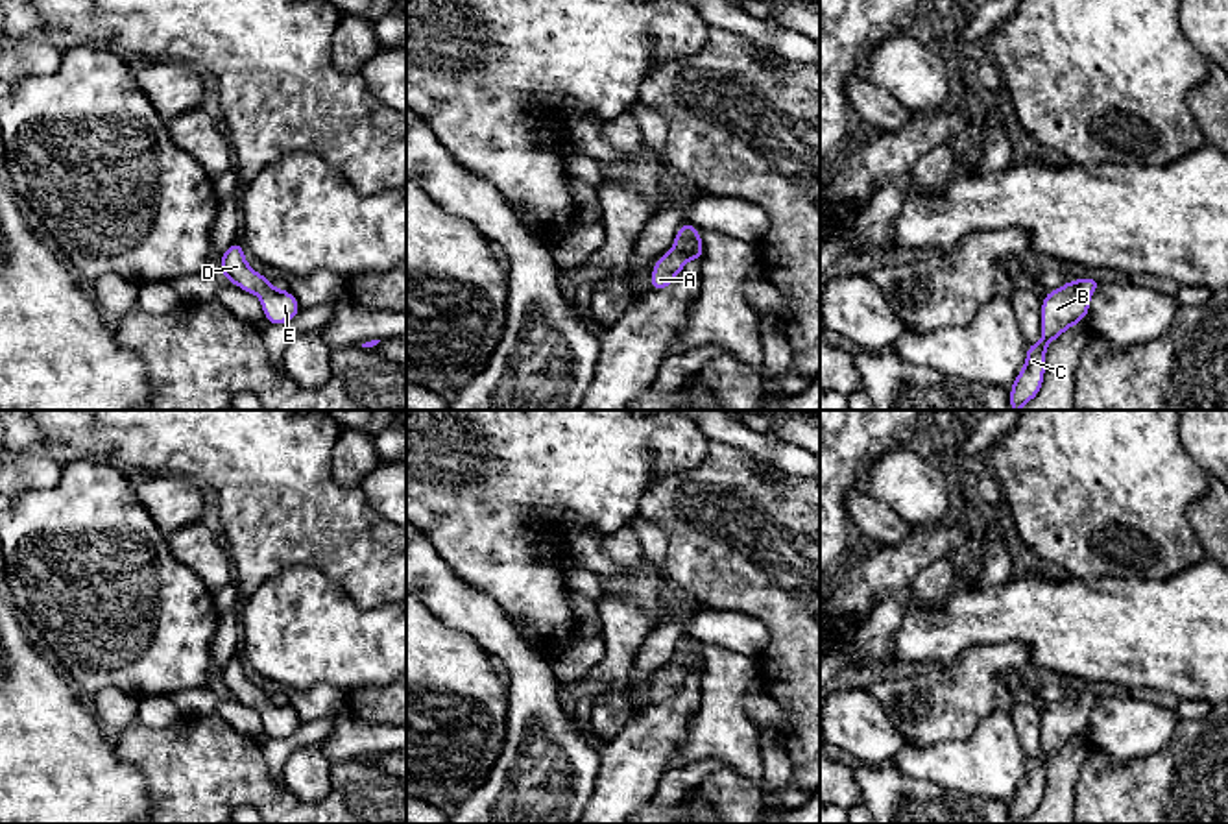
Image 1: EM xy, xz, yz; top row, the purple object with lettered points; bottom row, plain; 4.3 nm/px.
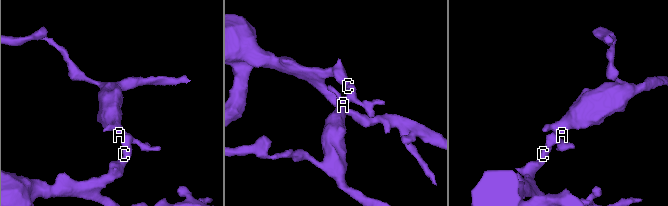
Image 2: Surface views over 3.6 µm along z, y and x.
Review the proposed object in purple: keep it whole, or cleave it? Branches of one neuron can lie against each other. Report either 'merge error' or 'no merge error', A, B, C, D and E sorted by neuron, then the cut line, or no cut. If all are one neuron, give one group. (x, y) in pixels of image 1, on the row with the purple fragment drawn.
no merge error; A B C D E; no cut

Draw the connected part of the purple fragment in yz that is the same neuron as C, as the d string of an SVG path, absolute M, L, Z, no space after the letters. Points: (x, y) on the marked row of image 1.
M1095 277L1067 281L1056 290L1049 290L1041 299L1041 334L1043 340L1027 345L1027 358L1010 388L1010 410L1019 410L1030 403L1043 386L1045 353L1075 323L1082 323L1091 310L1090 296L1102 285Z

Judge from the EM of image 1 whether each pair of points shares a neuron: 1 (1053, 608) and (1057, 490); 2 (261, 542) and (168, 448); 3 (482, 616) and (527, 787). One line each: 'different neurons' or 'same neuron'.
1: different neurons
2: same neuron
3: same neuron

